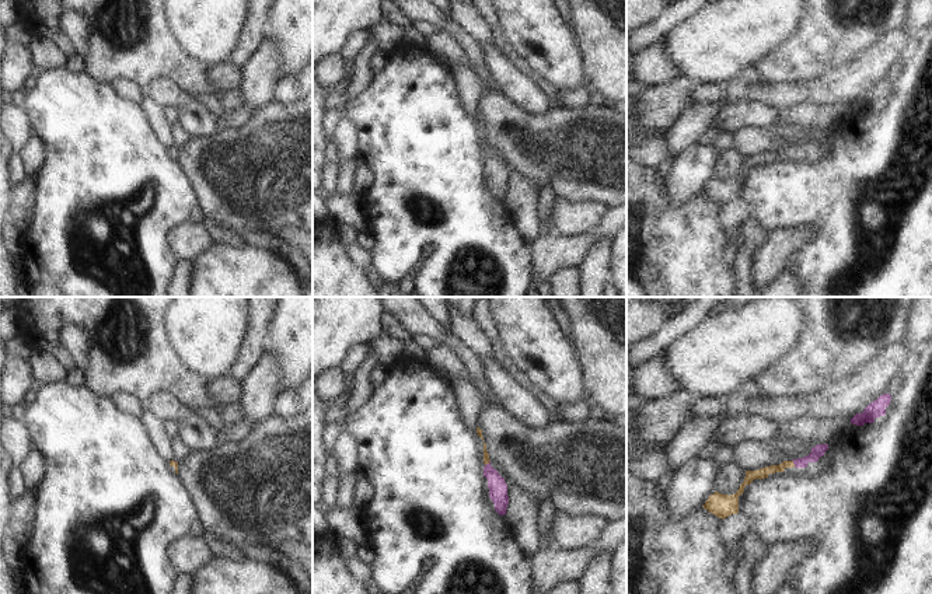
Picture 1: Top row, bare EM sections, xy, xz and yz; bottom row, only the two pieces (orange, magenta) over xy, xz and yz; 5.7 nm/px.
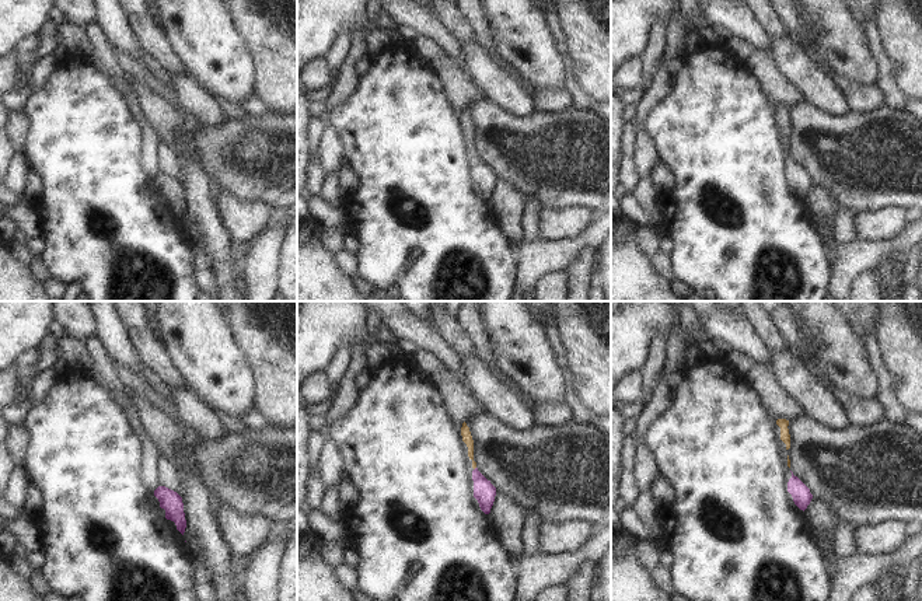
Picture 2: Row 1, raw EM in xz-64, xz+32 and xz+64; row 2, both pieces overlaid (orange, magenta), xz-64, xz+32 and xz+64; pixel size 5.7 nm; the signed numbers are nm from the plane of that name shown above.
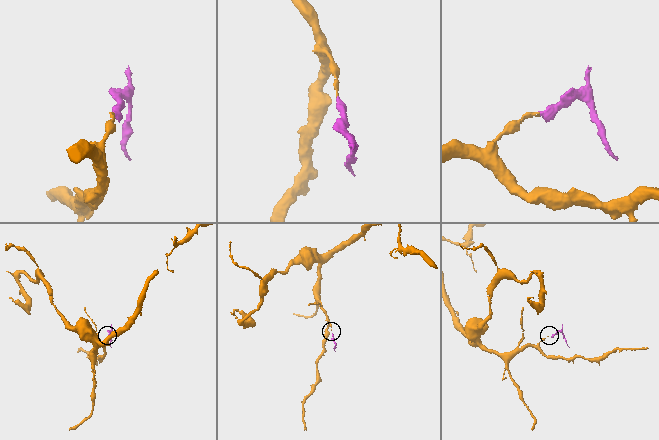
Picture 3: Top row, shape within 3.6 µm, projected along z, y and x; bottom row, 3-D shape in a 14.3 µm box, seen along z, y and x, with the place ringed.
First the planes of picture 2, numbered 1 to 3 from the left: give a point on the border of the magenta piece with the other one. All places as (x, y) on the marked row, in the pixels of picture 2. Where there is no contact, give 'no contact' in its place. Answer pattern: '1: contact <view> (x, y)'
1: no contact
2: no contact
3: no contact

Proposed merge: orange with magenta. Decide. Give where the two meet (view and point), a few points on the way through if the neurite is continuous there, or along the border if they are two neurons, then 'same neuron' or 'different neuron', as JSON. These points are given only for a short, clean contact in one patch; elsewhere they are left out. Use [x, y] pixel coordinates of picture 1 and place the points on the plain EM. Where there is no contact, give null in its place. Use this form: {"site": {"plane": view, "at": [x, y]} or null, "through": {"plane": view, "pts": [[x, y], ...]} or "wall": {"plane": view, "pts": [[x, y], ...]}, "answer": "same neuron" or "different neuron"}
{"site": {"plane": "yz", "at": [792, 149]}, "through": {"plane": "yz", "pts": [[760, 160], [792, 149], [802, 149], [817, 137]]}, "answer": "same neuron"}

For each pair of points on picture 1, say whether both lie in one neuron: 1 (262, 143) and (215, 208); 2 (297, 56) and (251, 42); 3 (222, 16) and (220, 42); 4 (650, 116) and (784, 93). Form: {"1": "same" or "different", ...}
{"1": "same", "2": "different", "3": "same", "4": "different"}

